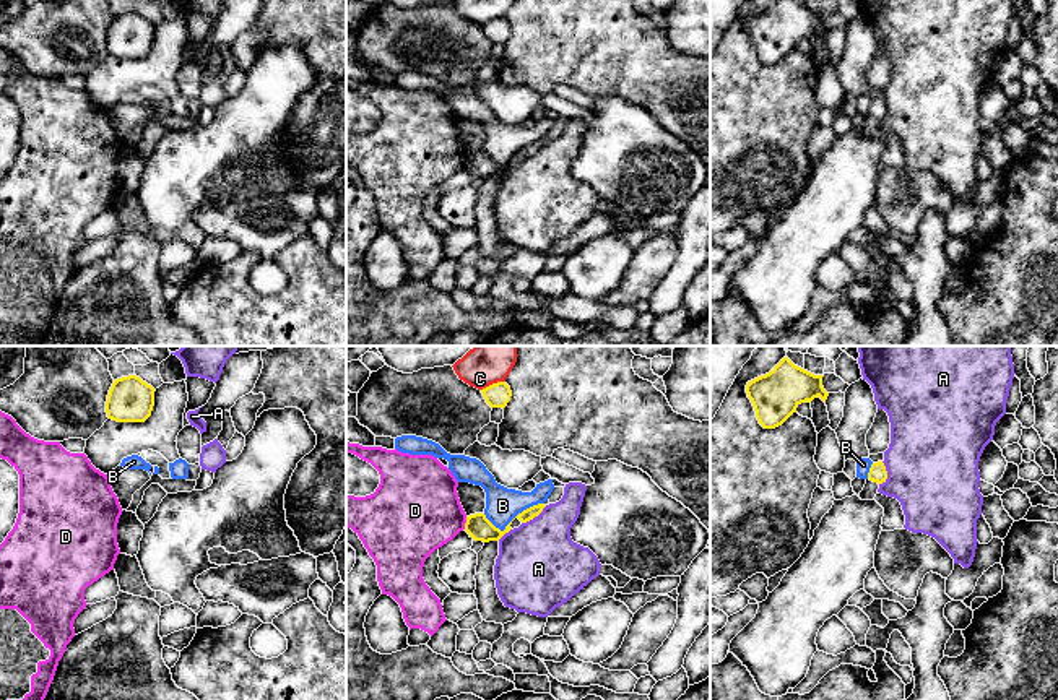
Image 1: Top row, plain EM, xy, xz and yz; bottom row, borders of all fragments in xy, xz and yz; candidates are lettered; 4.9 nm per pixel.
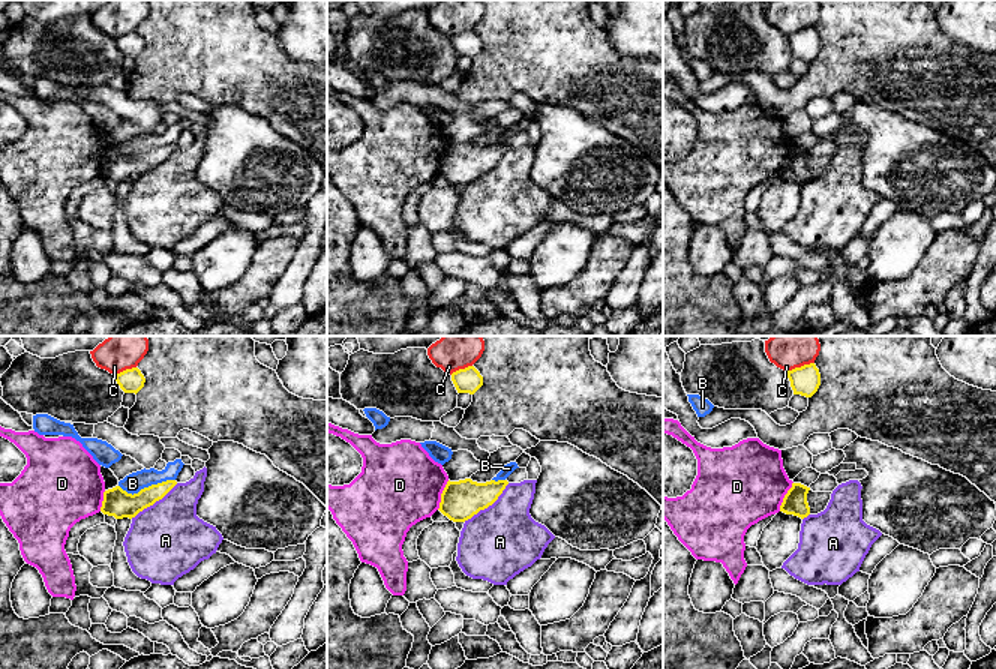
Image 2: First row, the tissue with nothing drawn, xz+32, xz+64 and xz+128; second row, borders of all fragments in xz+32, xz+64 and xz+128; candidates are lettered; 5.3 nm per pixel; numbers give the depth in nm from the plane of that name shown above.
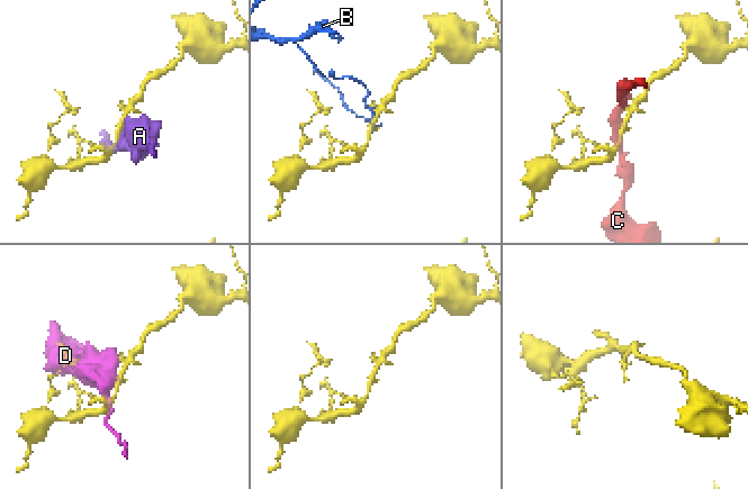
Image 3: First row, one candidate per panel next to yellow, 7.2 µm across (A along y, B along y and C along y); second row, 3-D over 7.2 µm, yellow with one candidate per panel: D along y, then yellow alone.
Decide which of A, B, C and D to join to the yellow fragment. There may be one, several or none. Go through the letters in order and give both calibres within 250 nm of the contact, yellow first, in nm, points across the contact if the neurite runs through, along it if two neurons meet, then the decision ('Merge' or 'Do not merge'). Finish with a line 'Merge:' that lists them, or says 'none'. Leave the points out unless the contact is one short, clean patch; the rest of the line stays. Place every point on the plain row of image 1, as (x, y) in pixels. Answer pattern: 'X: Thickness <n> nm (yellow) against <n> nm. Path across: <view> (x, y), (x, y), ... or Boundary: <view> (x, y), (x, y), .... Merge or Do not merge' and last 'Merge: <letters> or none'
A: Thickness 100 nm (yellow) against 420 nm. Boundary: xz (546, 142), (522, 159). Do not merge
B: Thickness 120 nm (yellow) against 170 nm. Do not merge
C: Thickness 120 nm (yellow) against 130 nm. Do not merge
D: Thickness 120 nm (yellow) against 420 nm. Do not merge
Merge: none

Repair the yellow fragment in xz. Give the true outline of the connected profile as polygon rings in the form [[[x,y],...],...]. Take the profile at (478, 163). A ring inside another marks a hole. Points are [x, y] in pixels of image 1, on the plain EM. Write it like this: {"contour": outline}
{"contour": [[[475,149],[466,153],[465,167],[473,174],[475,177],[499,177],[505,169],[509,169],[512,158],[505,162],[504,167],[496,164],[484,149]]]}

